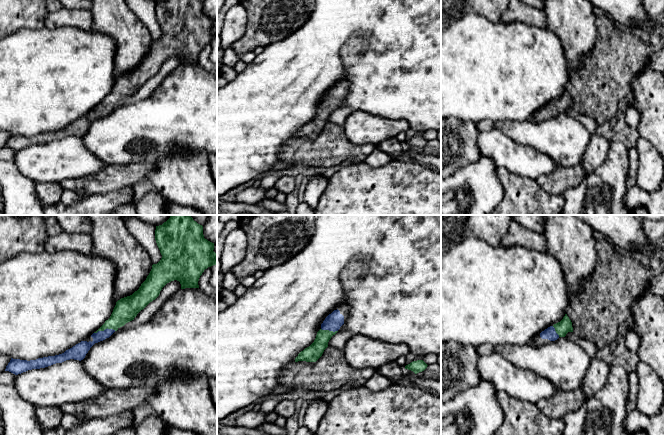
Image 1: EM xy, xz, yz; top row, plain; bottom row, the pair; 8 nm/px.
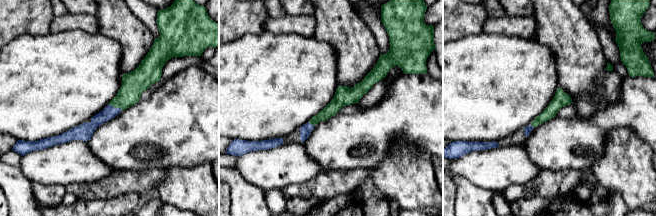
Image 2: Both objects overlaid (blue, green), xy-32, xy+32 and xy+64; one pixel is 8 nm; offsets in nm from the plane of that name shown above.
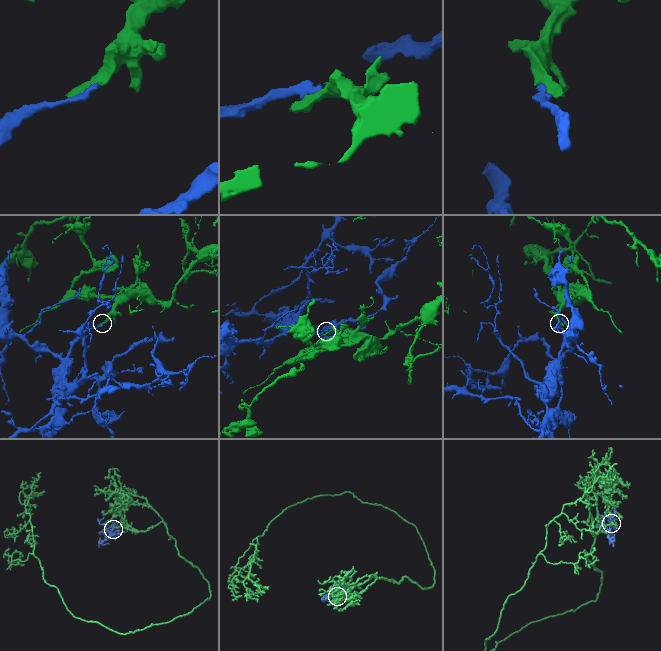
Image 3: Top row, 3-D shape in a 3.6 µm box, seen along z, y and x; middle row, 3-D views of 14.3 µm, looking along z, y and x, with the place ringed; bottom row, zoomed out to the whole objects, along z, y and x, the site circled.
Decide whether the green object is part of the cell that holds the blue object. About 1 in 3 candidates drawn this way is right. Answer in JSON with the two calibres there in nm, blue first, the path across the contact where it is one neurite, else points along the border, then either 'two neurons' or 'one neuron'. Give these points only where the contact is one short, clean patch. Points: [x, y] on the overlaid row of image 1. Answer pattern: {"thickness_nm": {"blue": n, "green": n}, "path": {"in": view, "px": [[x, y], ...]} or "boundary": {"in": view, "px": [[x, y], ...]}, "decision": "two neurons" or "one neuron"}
{"thickness_nm": {"blue": 110, "green": 190}, "path": {"in": "xy", "px": [[81, 349], [91, 344], [105, 329], [126, 309]]}, "decision": "one neuron"}

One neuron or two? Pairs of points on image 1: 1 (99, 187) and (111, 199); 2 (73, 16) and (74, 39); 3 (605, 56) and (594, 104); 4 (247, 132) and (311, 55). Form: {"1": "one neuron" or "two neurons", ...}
{"1": "two neurons", "2": "two neurons", "3": "one neuron", "4": "one neuron"}

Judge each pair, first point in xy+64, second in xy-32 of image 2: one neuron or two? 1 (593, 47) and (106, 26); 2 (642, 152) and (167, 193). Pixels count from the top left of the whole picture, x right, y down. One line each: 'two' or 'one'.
1: one
2: one

